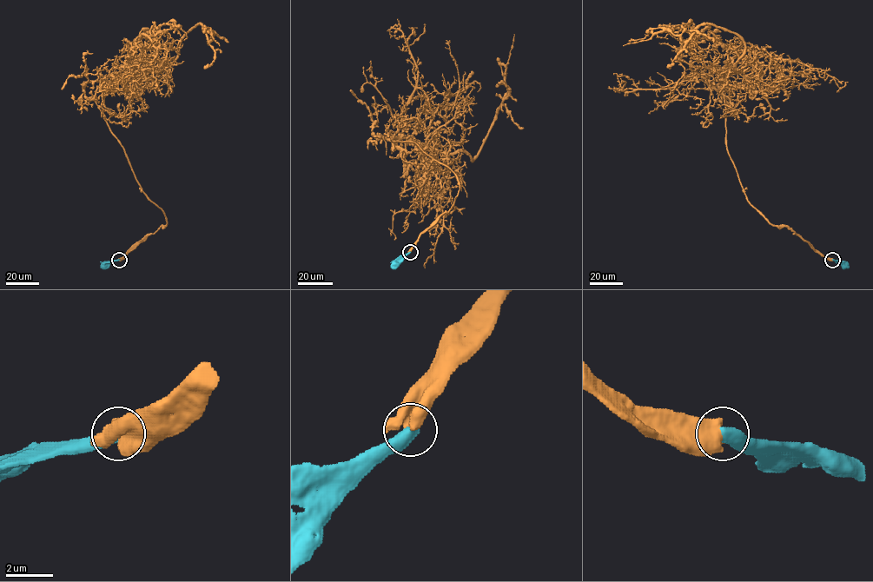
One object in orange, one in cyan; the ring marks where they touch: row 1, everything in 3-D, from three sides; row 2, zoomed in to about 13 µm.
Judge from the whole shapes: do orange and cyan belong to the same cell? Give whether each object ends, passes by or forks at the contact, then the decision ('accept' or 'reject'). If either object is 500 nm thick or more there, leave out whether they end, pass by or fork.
reject

